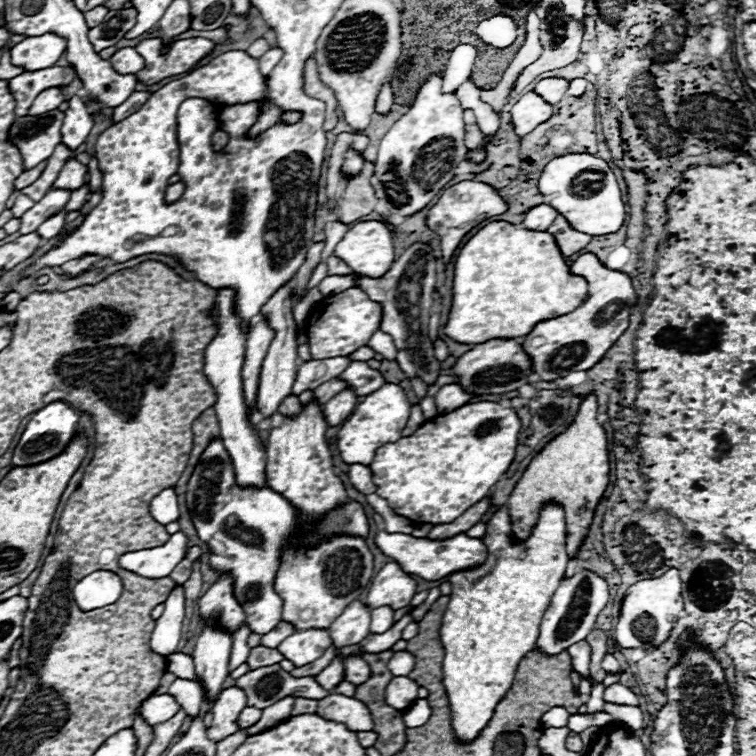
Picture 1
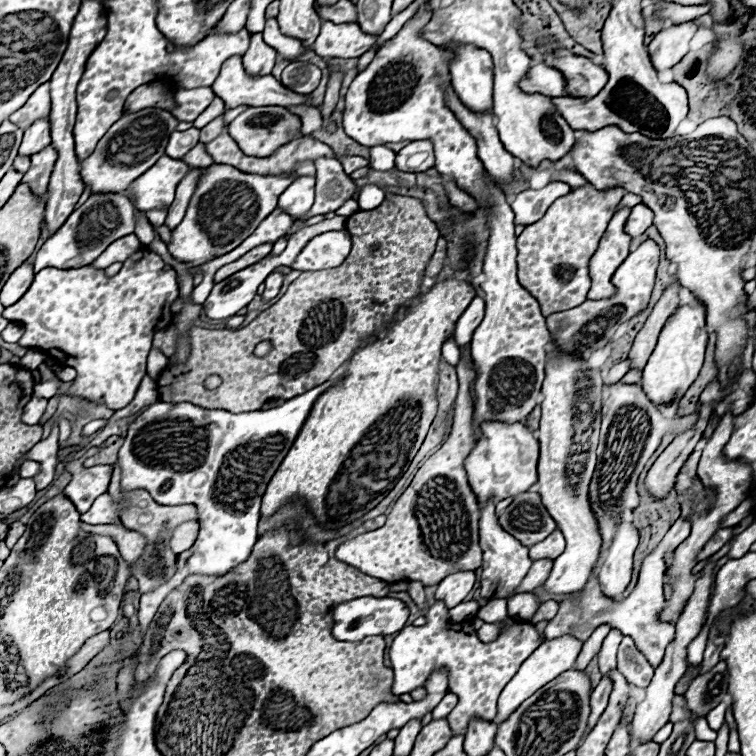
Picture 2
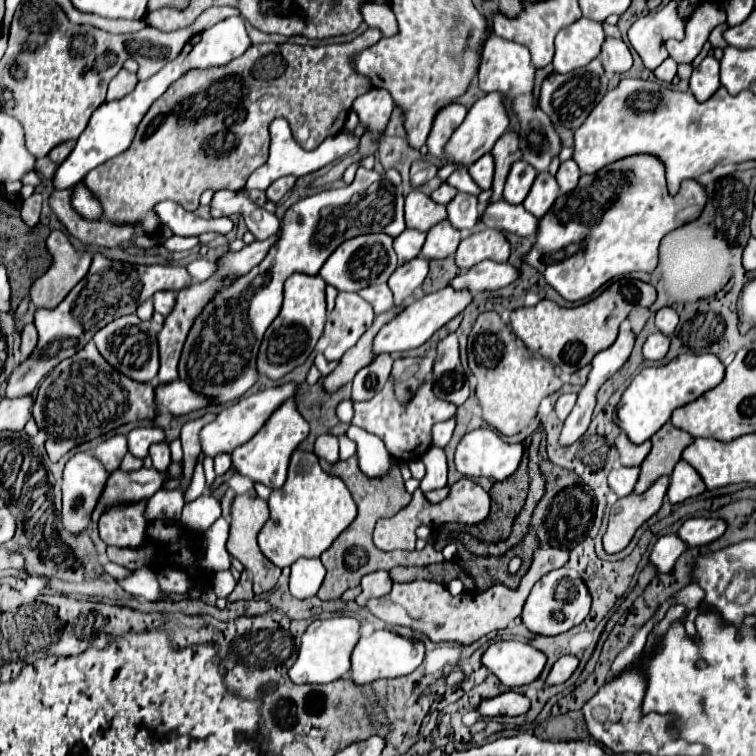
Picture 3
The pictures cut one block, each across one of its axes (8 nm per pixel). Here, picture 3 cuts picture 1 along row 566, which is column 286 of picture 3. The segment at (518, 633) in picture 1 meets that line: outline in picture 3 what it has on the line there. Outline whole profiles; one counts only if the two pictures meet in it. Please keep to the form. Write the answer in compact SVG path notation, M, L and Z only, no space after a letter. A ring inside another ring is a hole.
M294 452L290 456L288 478L280 490L272 490L268 498L270 518L258 532L258 546L262 554L278 568L290 566L298 558L320 556L334 538L350 526L356 514L356 504L346 484L330 476L318 464L314 452Z

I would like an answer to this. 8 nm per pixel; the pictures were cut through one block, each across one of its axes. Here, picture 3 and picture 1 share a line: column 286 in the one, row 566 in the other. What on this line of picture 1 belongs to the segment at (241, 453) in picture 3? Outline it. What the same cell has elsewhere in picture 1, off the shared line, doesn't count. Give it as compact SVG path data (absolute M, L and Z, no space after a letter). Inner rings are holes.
M378 530L374 536L376 546L380 548L382 554L392 558L404 572L416 574L424 580L442 580L450 576L454 570L462 570L466 566L476 566L486 558L486 546L478 538L470 538L464 532L456 534L452 538L440 540L438 544L422 544L422 538L414 538L410 534L400 534L400 532L386 532Z

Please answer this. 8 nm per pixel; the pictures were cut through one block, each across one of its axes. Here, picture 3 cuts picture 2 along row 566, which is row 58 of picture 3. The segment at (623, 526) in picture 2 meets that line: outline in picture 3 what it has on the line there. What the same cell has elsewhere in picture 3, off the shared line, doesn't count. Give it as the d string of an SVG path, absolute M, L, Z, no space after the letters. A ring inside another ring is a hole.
M616 38L604 40L600 60L602 60L602 66L604 66L608 76L622 74L622 72L630 70L630 66L632 66L632 54L630 54L628 46L622 40L616 40Z

